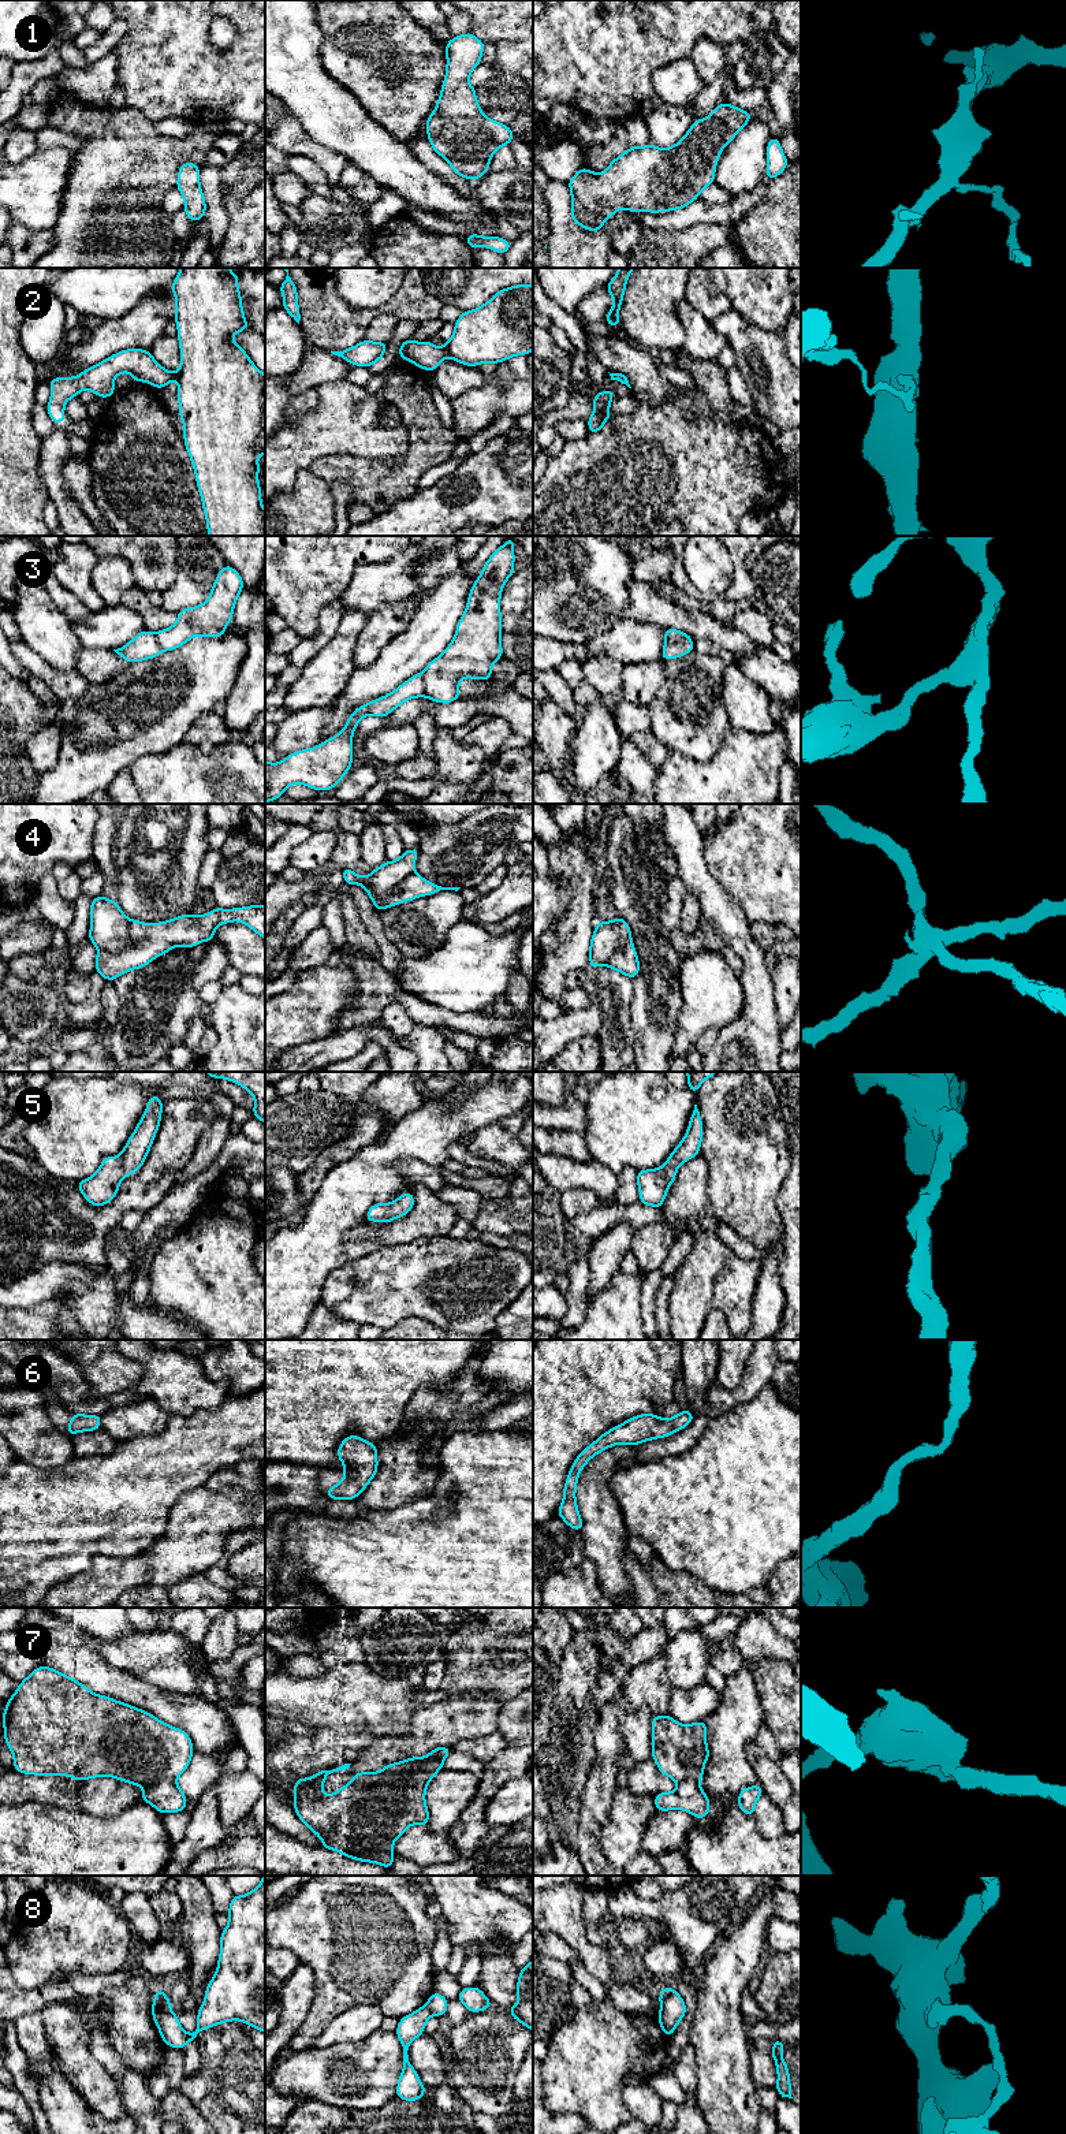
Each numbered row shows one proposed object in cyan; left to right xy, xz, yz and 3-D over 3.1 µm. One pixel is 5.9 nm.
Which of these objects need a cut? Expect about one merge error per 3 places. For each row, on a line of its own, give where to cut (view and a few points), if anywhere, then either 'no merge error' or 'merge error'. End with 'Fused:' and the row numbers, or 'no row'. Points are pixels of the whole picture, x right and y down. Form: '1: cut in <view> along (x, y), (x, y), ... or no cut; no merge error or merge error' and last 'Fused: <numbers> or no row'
1: no cut; no merge error
2: cut in xz along (443, 347), (448, 356); merge error
3: cut in yz along (692, 639), (671, 641), (664, 645); merge error
4: cut in xy along (131, 920), (131, 937), (123, 949), (119, 952), (100, 949); merge error
5: no cut; no merge error
6: no cut; no merge error
7: cut in xy along (174, 1780), (159, 1779), (145, 1788); merge error
8: cut in xy along (168, 2008), (157, 2025); merge error
Fused: 2, 3, 4, 7, 8

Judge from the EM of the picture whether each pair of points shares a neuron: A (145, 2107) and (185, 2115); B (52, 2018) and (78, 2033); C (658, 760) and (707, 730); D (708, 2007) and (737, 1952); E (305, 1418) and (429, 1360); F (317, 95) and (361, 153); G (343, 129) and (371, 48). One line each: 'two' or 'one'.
A: two
B: one
C: two
D: one
E: one
F: one
G: two

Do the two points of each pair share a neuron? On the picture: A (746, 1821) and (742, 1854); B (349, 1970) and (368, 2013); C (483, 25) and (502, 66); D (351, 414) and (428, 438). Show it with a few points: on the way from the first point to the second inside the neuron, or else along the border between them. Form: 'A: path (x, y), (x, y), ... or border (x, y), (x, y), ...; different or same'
A: path (742, 1829), (742, 1846); same
B: border (384, 2014), (377, 2006), (354, 2004), (335, 2017); different
C: path (492, 34), (502, 44), (502, 56); same
D: border (403, 421), (409, 436); different

